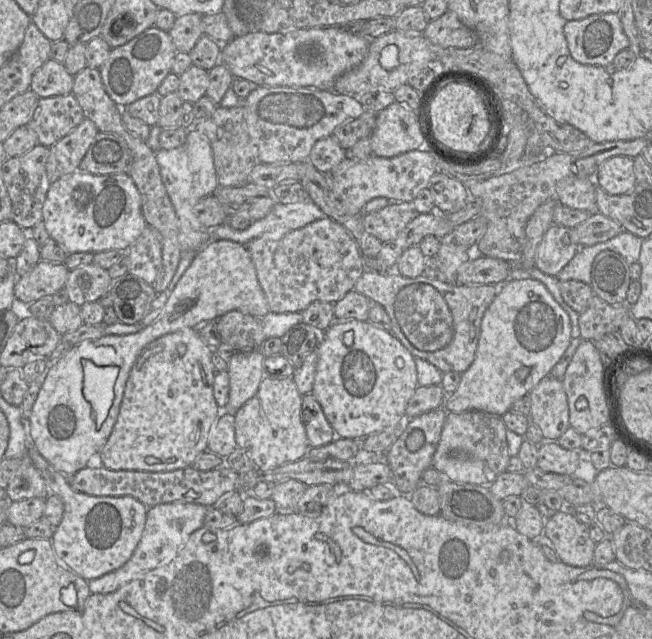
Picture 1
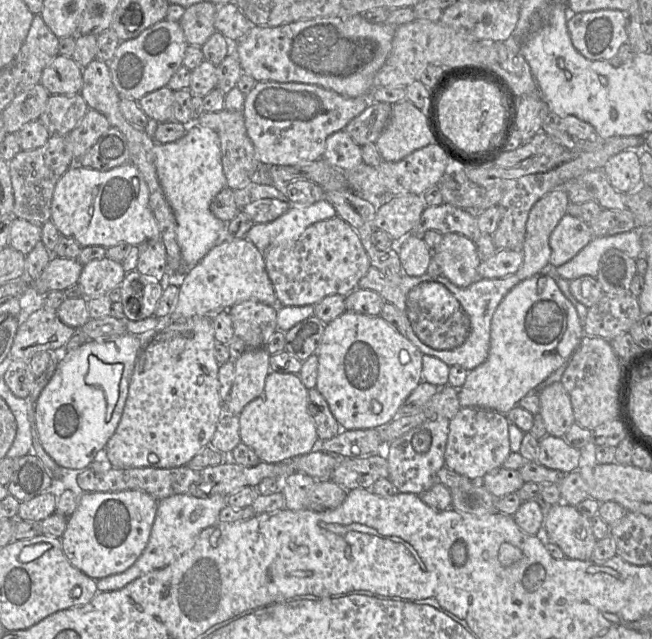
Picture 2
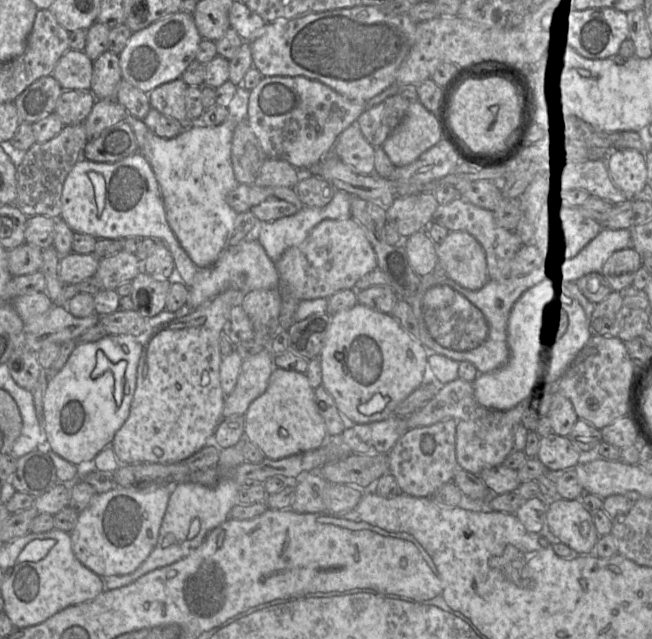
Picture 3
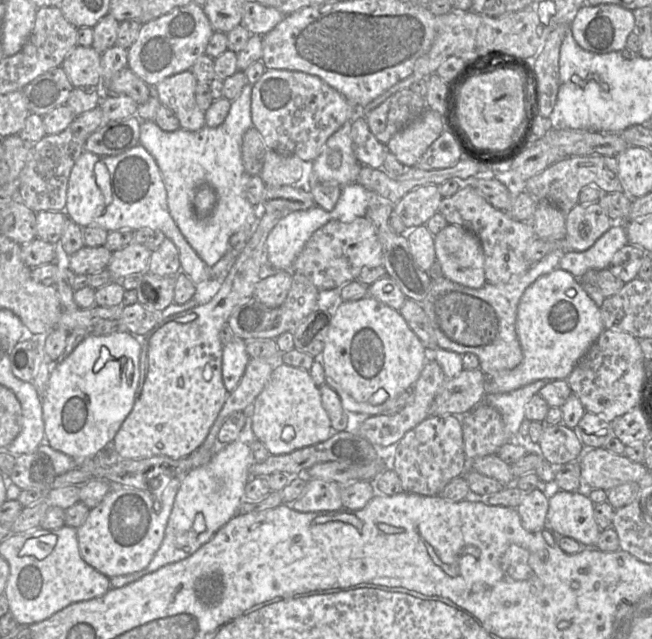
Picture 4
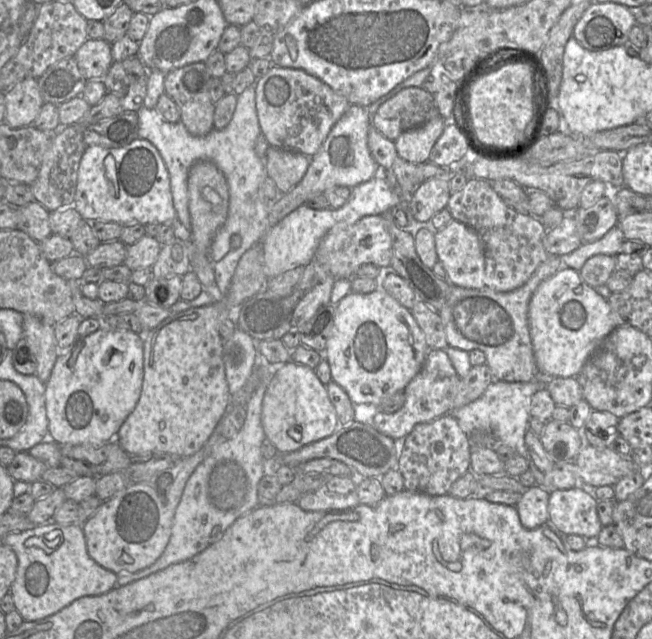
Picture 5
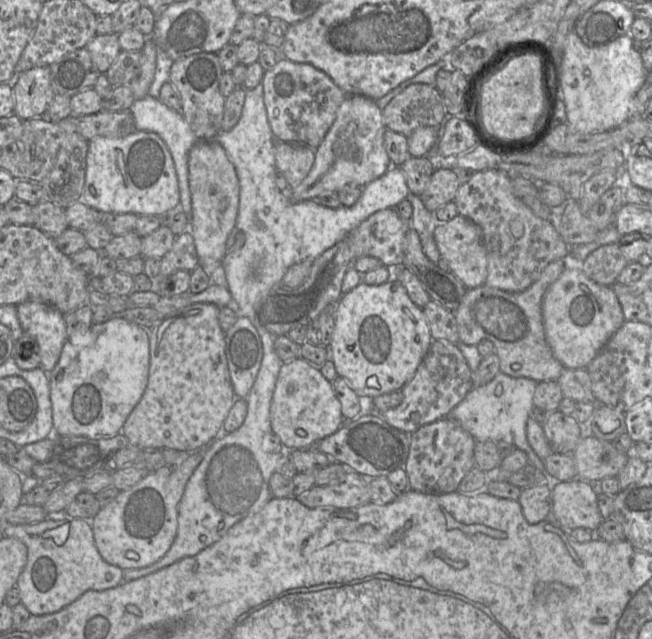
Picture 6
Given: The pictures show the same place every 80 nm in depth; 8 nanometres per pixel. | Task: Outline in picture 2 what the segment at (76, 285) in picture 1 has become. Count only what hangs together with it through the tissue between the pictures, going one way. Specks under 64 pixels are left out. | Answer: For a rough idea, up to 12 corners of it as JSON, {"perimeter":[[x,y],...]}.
{"perimeter":[[107,257],[83,265],[77,284],[87,299],[121,284],[121,262]]}

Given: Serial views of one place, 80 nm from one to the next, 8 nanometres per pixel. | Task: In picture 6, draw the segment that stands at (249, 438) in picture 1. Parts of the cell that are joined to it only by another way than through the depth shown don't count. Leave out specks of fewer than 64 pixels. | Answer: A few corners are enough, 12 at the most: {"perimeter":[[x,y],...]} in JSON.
{"perimeter":[[302,358],[280,369],[271,427],[285,451],[345,422],[332,383]]}

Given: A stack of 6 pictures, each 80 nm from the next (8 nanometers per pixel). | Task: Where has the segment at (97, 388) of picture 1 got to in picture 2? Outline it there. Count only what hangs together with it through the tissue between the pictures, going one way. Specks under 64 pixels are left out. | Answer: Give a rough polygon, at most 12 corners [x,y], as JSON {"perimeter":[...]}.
{"perimeter":[[89,356],[87,385],[100,387],[107,421],[119,398],[122,363]]}

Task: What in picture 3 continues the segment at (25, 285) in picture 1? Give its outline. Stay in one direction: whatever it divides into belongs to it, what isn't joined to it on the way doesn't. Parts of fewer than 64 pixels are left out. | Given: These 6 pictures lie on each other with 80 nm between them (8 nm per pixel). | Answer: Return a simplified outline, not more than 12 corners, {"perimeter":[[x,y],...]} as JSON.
{"perimeter":[[94,253],[60,257],[58,276],[64,285],[94,276]]}

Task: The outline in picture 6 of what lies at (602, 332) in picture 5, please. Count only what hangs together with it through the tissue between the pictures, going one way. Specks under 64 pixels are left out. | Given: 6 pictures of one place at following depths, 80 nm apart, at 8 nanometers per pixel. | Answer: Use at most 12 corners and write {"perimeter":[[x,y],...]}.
{"perimeter":[[567,267],[542,301],[546,340],[585,369],[625,322],[612,286]]}

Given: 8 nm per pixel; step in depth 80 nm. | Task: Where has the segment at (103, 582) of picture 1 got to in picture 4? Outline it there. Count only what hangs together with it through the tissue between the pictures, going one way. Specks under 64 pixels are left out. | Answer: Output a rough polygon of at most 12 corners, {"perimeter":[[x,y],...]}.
{"perimeter":[[252,417],[181,479],[163,541],[123,587],[189,557],[239,513]]}

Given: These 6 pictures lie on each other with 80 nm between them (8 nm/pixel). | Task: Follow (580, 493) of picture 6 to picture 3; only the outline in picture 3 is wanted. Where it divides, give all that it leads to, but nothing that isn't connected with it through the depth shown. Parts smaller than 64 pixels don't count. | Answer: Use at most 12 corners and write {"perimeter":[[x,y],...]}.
{"perimeter":[[557,497],[547,530],[578,555],[600,537],[581,499]]}

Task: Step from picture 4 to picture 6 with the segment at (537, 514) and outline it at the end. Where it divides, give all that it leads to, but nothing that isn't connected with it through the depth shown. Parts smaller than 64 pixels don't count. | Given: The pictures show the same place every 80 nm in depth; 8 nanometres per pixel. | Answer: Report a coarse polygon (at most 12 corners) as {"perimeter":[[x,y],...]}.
{"perimeter":[[551,485],[522,489],[517,502],[529,524],[548,521]]}

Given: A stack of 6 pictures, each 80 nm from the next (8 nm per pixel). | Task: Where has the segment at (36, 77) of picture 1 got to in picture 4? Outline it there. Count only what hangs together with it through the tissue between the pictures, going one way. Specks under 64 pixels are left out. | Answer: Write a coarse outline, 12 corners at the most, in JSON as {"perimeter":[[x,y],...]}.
{"perimeter":[[76,46],[61,67],[74,88],[102,85],[101,54]]}

